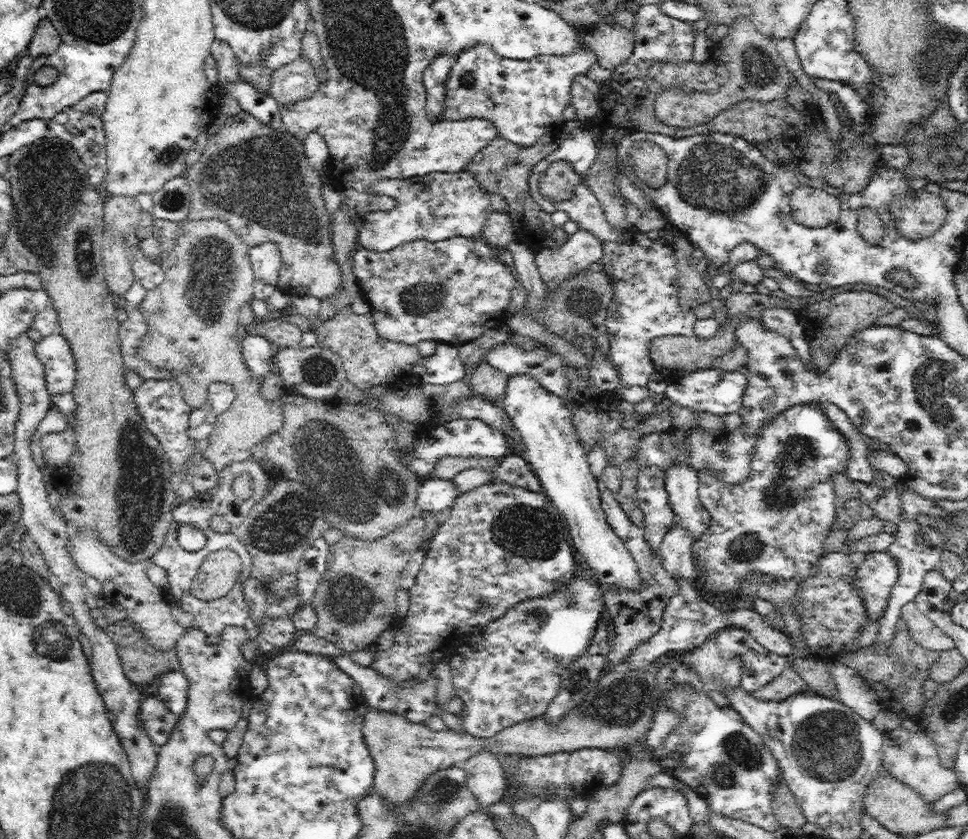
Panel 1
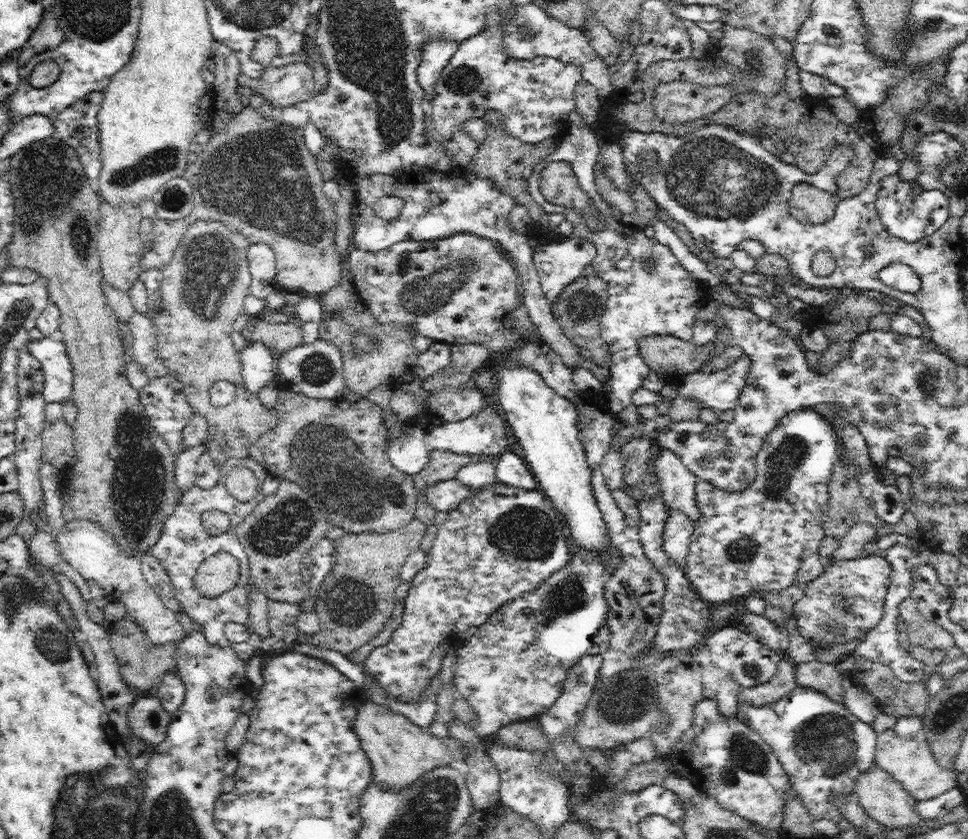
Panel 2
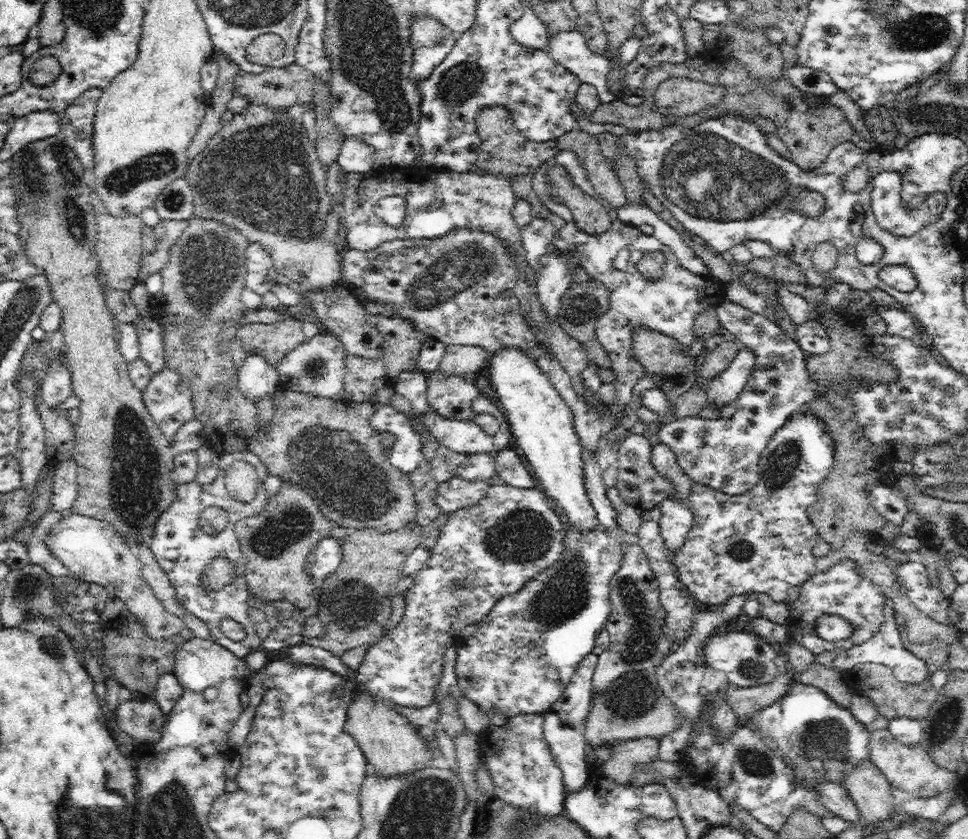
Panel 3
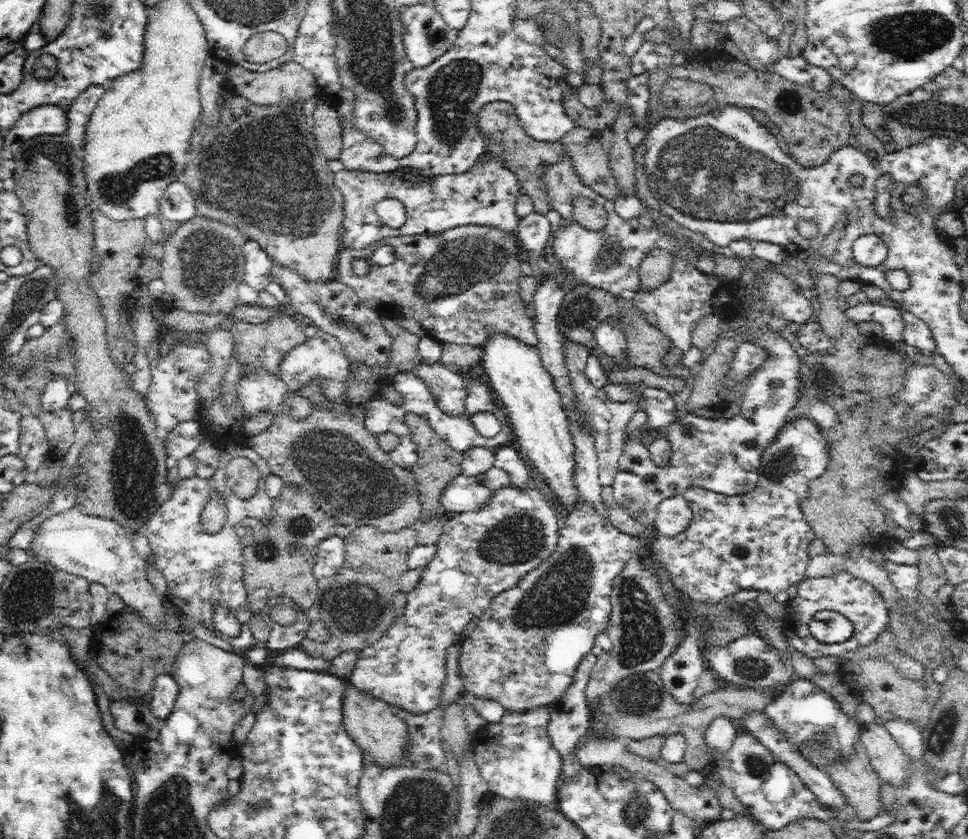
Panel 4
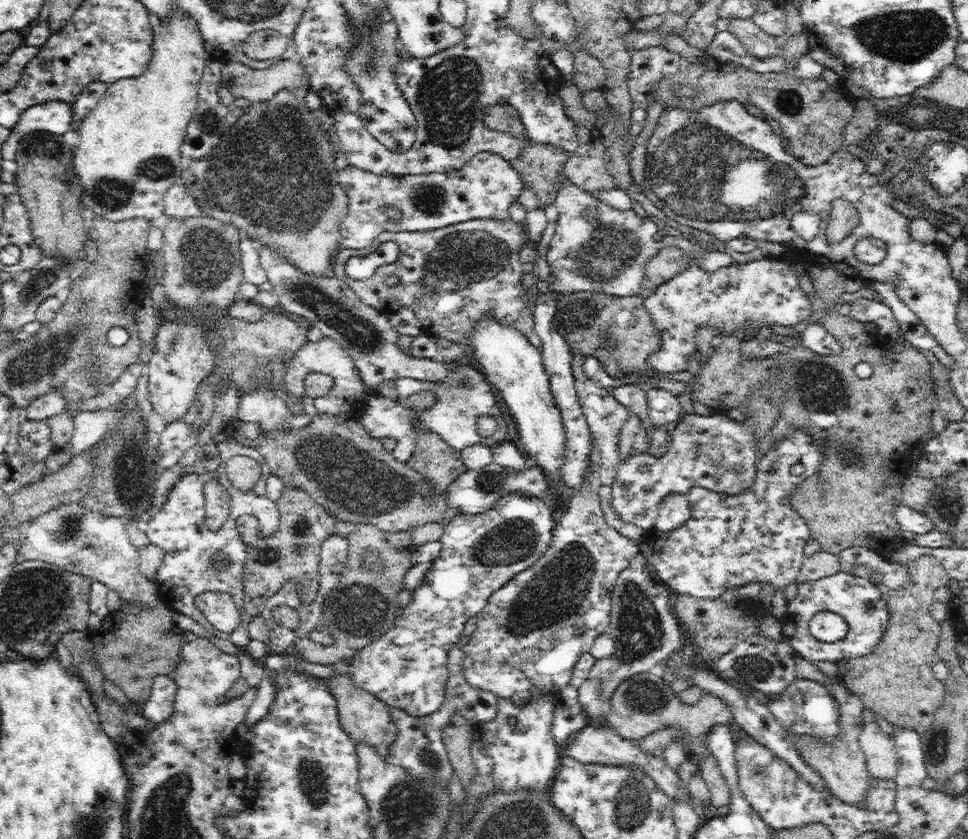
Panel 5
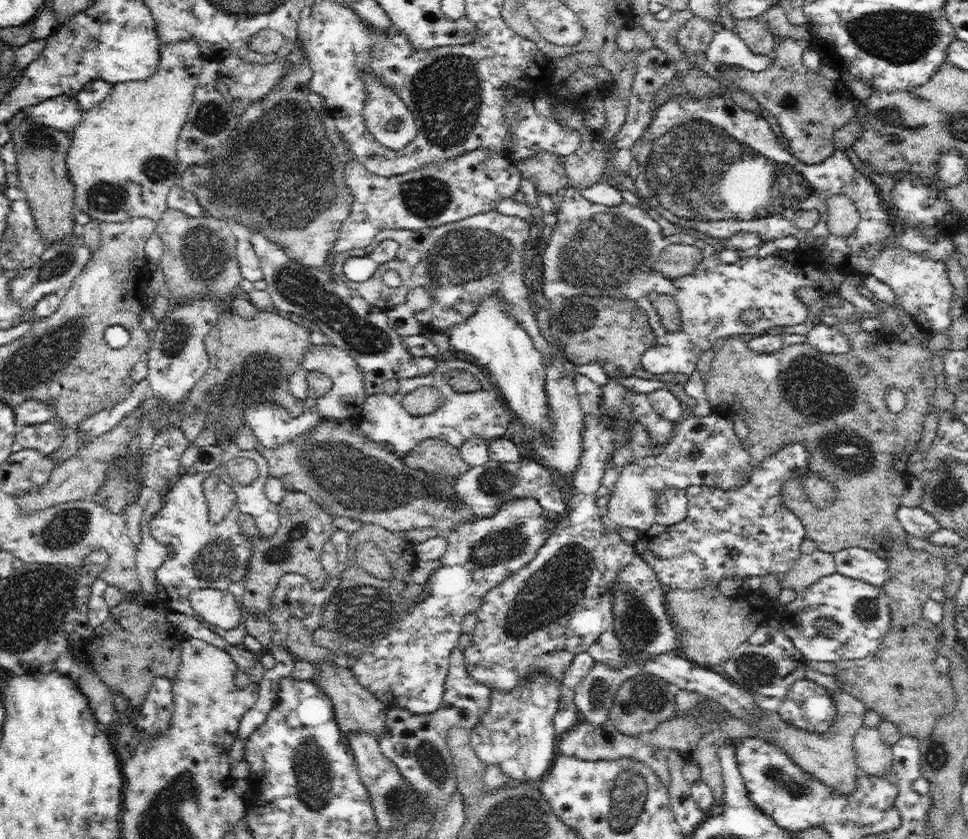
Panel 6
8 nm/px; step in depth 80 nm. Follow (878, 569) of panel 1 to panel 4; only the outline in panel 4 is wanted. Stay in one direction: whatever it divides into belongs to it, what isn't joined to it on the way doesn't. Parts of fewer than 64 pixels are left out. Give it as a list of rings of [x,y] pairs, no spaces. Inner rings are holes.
[[[847,569],[839,570],[832,576],[819,576],[806,578],[797,584],[797,595],[789,599],[785,605],[786,620],[788,620],[787,633],[790,648],[802,652],[812,660],[818,656],[842,657],[845,652],[867,645],[882,631],[886,630],[889,623],[888,608],[881,593],[868,581],[855,577]],[[820,610],[833,610],[842,613],[854,626],[852,636],[846,642],[836,644],[820,643],[812,638],[809,631],[811,618]]]

